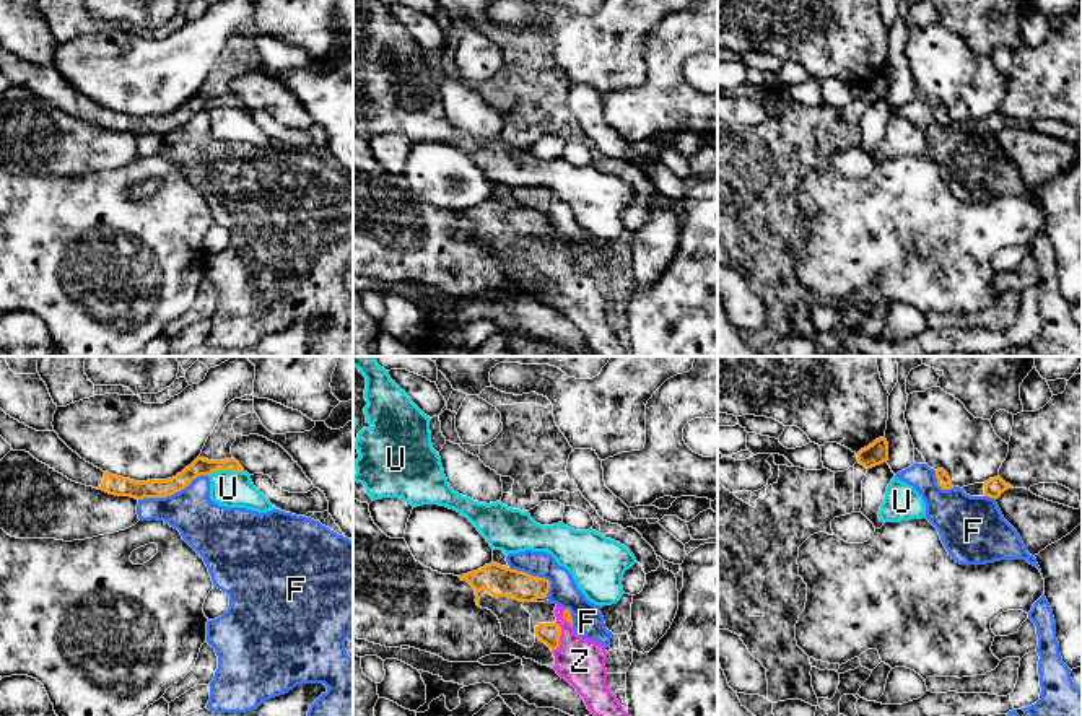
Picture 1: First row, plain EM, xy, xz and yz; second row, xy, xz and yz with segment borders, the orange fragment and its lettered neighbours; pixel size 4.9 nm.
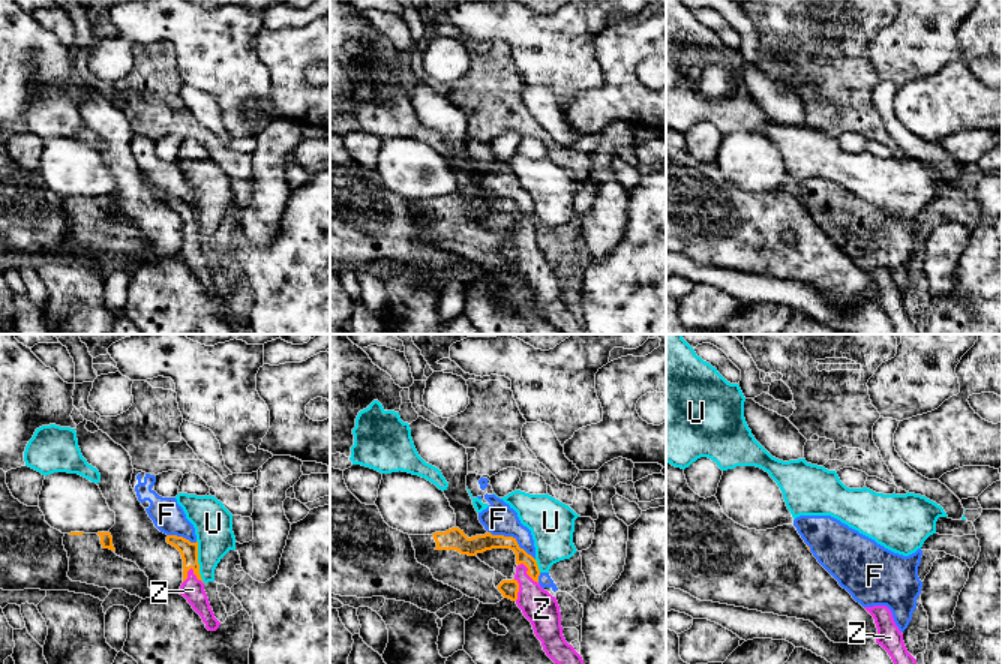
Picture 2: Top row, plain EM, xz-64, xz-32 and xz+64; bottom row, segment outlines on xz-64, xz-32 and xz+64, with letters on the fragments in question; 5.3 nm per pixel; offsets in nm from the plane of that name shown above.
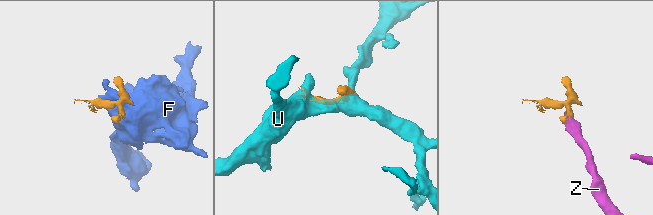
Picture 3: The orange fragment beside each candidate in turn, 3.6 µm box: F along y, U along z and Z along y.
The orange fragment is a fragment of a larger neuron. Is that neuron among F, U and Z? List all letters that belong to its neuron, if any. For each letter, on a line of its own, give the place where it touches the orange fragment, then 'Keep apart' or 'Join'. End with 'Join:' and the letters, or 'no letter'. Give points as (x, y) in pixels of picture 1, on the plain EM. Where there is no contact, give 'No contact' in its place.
F: Touches orange at xy (173, 129). Keep apart
U: Touches orange at xy (225, 104). Keep apart
Z: Touches orange at xz (560, 270). Join
Join: Z

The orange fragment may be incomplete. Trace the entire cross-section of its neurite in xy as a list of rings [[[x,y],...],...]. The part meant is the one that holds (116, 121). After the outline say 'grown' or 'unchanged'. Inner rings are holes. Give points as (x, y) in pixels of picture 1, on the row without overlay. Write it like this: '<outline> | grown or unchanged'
[[[0,44],[0,72],[13,86],[26,86],[39,98],[49,101],[72,117],[103,125],[116,132],[166,133],[185,122],[200,111],[212,111],[218,106],[244,107],[236,94],[208,96],[197,93],[181,109],[168,116],[135,117],[103,107],[73,88],[55,67],[36,67],[11,54]]] | grown

